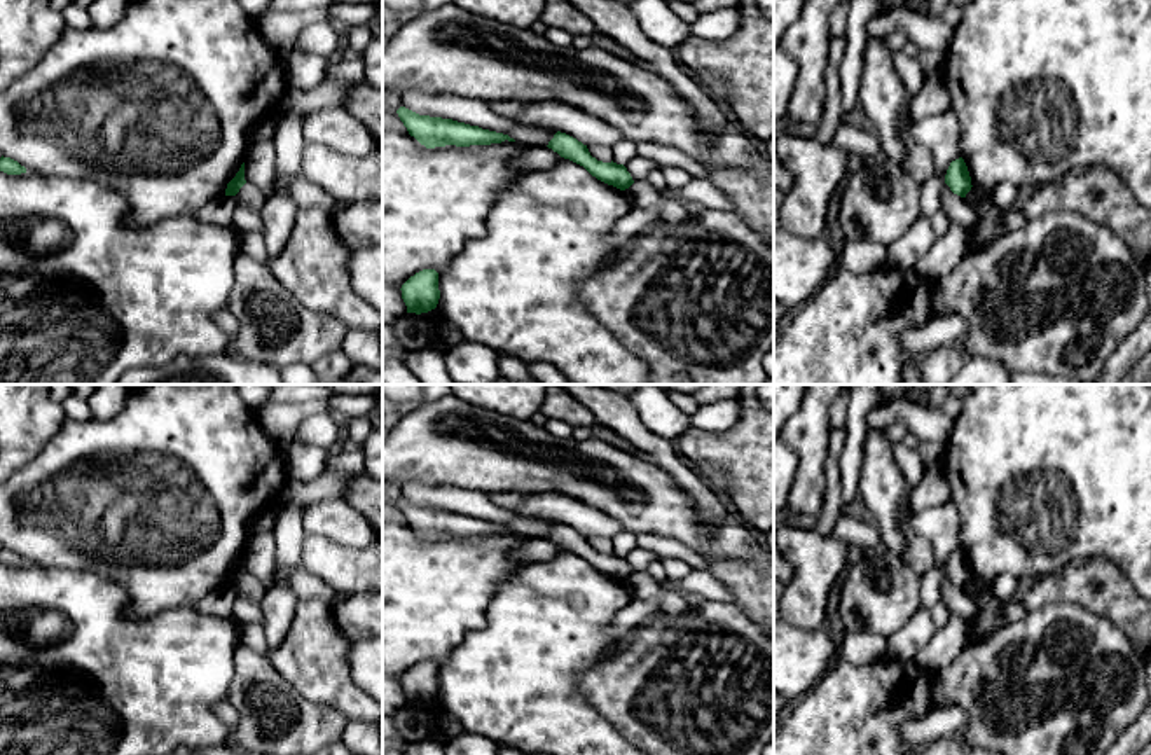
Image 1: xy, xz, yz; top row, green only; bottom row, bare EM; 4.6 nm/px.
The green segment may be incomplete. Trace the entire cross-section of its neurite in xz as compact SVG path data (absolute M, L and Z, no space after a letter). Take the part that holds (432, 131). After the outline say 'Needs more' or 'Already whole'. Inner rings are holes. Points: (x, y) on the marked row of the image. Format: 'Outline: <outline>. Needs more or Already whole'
Outline: M405 107L396 110L400 121L407 128L409 135L414 136L426 149L456 145L491 145L505 140L515 142L508 135L482 129L452 119L419 115Z. Already whole

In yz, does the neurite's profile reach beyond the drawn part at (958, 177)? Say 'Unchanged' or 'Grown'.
Unchanged

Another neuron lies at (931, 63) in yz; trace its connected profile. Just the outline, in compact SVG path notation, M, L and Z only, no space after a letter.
M917 51L917 63L920 70L924 72L924 77L941 77L943 73L943 59L940 54L931 51Z

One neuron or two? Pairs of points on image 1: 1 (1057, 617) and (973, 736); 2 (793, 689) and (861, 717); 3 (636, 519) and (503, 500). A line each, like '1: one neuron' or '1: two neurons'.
1: one neuron
2: two neurons
3: two neurons

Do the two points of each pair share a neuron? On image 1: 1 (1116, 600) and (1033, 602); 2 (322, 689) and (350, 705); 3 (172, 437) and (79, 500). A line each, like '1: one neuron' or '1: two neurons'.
1: one neuron
2: one neuron
3: one neuron

